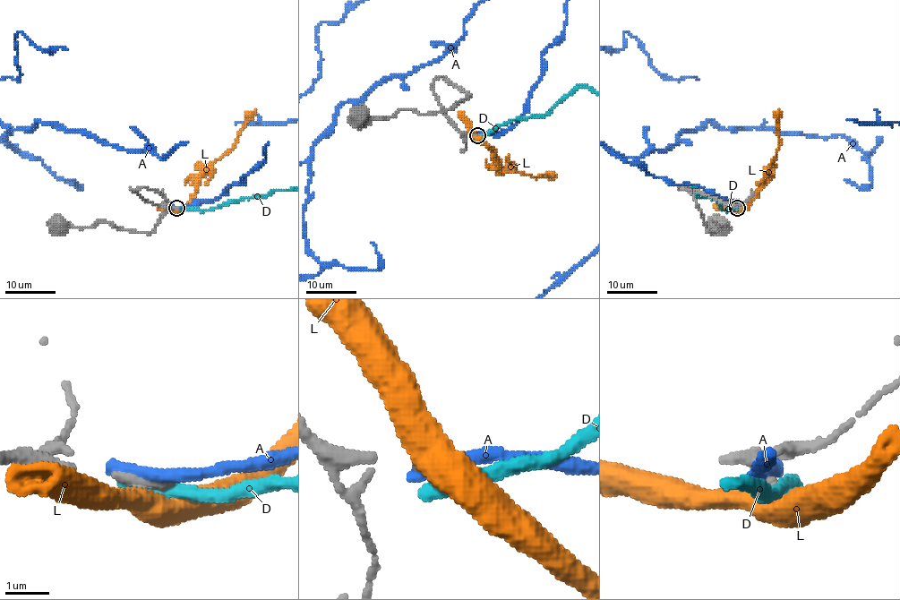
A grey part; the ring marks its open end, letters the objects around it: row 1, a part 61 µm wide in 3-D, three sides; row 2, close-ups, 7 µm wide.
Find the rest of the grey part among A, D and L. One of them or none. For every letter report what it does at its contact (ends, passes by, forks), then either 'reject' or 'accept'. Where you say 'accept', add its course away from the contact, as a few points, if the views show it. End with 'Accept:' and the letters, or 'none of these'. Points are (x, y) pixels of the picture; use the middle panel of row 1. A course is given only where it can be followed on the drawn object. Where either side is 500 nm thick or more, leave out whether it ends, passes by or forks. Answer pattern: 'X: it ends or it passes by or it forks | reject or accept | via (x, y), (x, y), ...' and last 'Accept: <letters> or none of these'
A: it ends | reject
D: it ends | reject
L: reject
Accept: none of these

